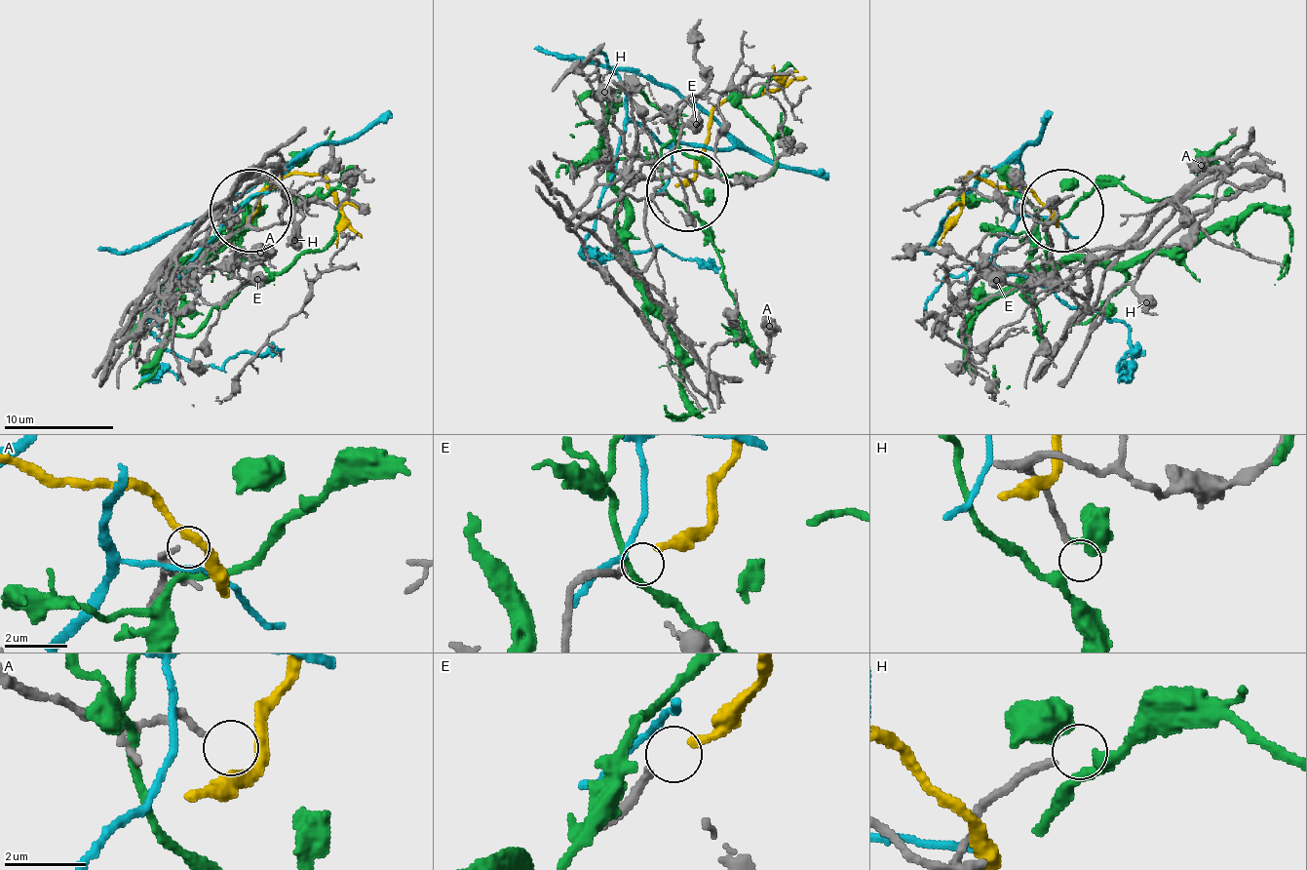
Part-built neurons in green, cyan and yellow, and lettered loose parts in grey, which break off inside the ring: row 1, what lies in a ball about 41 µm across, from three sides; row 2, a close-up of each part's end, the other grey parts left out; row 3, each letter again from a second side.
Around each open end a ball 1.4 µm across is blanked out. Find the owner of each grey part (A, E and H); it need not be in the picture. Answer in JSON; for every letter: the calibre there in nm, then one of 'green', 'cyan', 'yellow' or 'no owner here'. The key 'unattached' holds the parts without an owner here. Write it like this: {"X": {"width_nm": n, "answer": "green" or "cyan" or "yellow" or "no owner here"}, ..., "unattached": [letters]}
{"A": {"width_nm": 150, "answer": "no owner here"}, "E": {"width_nm": 240, "answer": "yellow"}, "H": {"width_nm": 190, "answer": "no owner here"}, "unattached": ["A", "H"]}

